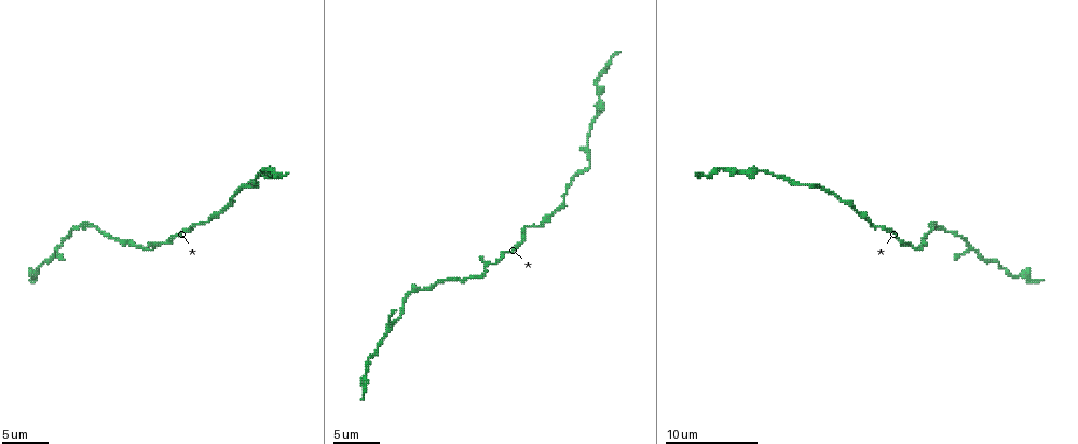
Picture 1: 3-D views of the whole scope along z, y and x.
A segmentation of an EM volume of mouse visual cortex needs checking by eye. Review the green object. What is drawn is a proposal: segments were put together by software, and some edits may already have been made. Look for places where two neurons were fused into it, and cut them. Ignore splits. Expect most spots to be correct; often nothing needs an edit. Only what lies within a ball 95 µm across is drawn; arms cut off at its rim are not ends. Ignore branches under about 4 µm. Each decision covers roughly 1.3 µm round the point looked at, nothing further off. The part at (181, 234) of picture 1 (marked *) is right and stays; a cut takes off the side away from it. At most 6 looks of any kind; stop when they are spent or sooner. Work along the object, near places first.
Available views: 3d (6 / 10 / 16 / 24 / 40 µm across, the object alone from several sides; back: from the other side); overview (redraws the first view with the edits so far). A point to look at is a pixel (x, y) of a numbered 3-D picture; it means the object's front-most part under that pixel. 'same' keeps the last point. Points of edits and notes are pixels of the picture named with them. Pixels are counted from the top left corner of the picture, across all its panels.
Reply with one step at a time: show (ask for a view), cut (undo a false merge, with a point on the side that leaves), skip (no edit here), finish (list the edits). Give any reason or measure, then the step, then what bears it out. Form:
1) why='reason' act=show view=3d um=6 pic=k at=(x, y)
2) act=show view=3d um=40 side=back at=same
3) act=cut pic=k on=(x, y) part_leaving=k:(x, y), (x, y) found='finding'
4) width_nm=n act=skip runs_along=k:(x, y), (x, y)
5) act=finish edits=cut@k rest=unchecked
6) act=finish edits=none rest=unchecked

why='calibre changes' act=show view=3d um=10 pic=1 at=(74, 227)

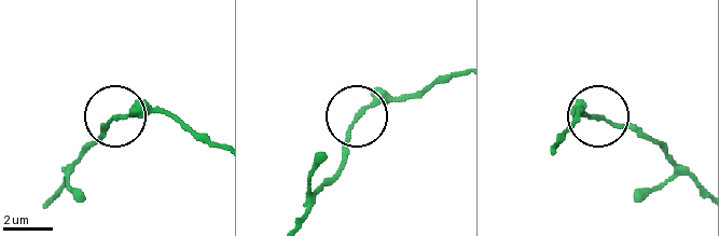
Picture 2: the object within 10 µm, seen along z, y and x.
act=skip runs_along=2:(217, 144), (198, 140), (162, 113), (114, 113), (99, 138) found='continuous, no second neuron'

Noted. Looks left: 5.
why='thin neck' act=show view=3d um=6 pic=1 at=(492, 263)

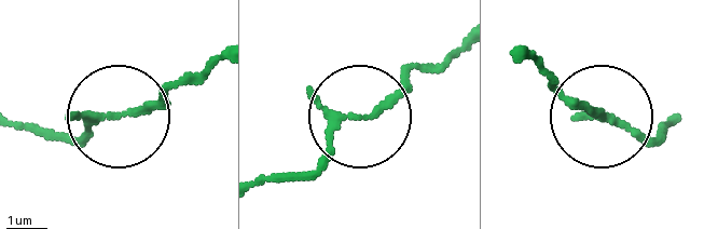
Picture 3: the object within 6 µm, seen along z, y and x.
act=show view=3d um=6 side=back pic=3 at=(116, 112)

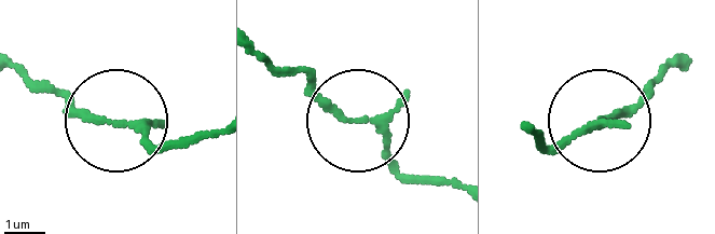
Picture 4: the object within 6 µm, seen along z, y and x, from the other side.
act=skip runs_along=4:(269, 65), (379, 133), (416, 181) found='continuous, no second neuron'

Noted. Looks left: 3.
why='narrows sharply' act=show view=3d um=16 pic=1 at=(742, 170)

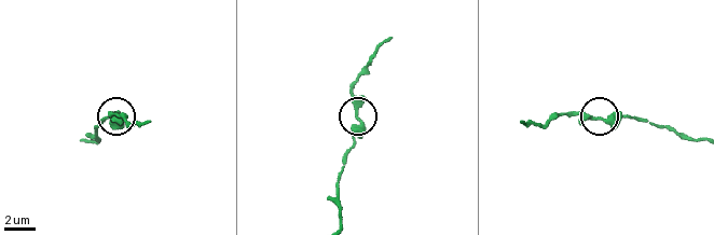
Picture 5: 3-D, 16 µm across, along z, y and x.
act=skip runs_along=5:(699, 139), (684, 138), (630, 116), (561, 112) found='continuous, no second neuron'

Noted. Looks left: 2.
act=finish edits=none rest=unchecked

